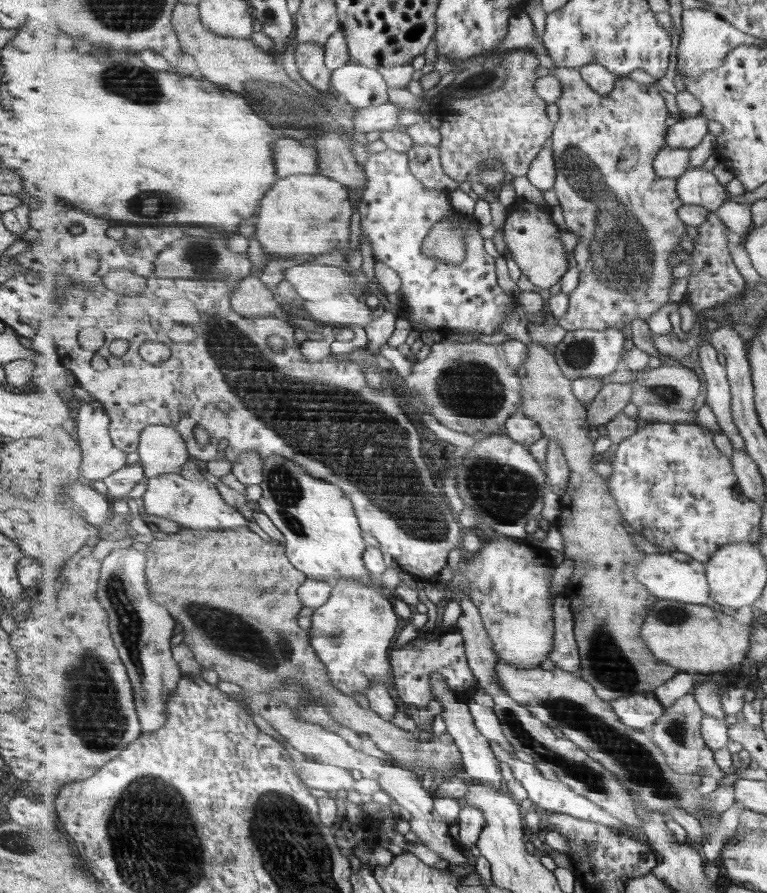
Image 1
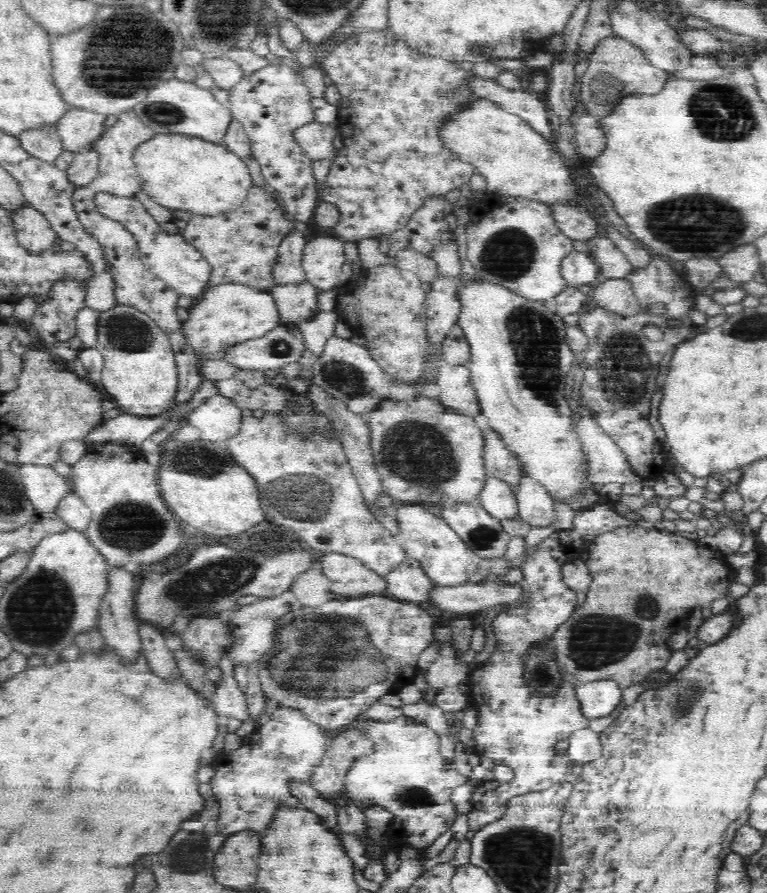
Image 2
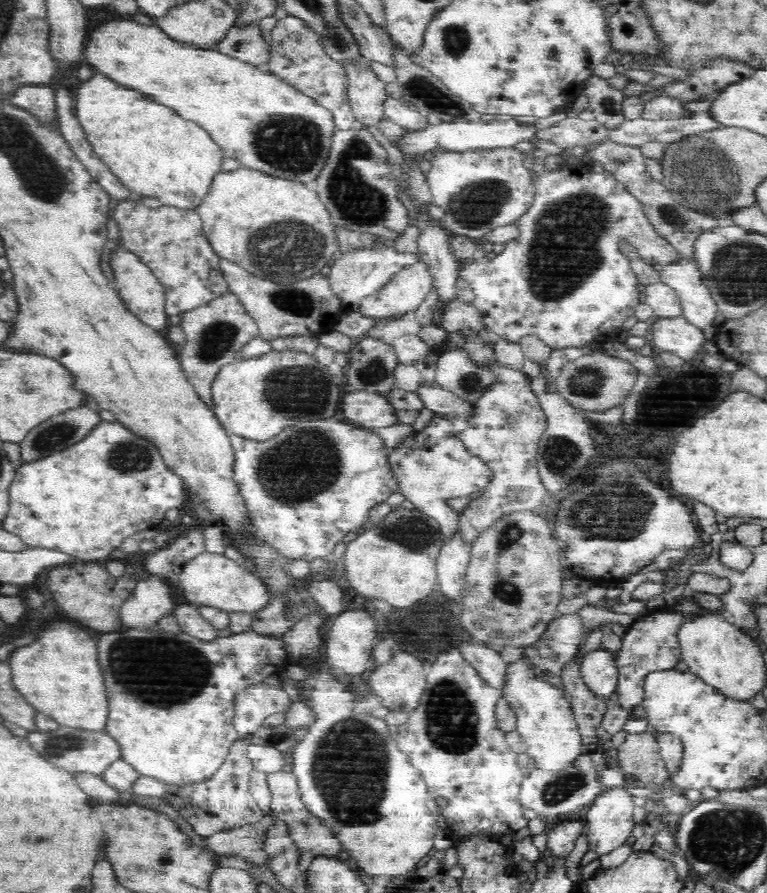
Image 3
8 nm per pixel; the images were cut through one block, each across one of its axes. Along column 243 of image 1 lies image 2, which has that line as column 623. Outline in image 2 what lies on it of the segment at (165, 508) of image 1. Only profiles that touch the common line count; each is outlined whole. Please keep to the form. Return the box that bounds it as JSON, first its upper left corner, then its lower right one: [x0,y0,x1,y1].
[467,502,639,831]

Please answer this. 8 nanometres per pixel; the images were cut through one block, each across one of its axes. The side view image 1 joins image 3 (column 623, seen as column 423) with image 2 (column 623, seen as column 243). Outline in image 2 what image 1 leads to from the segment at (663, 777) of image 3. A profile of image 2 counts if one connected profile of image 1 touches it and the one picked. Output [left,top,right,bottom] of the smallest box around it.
[551,524,736,688]

